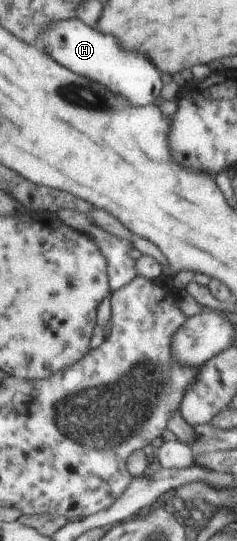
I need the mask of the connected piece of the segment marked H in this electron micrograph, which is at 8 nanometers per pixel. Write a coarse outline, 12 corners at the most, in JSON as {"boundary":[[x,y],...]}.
{"boundary":[[81,19],[45,27],[62,66],[134,106],[162,94],[150,56]]}

